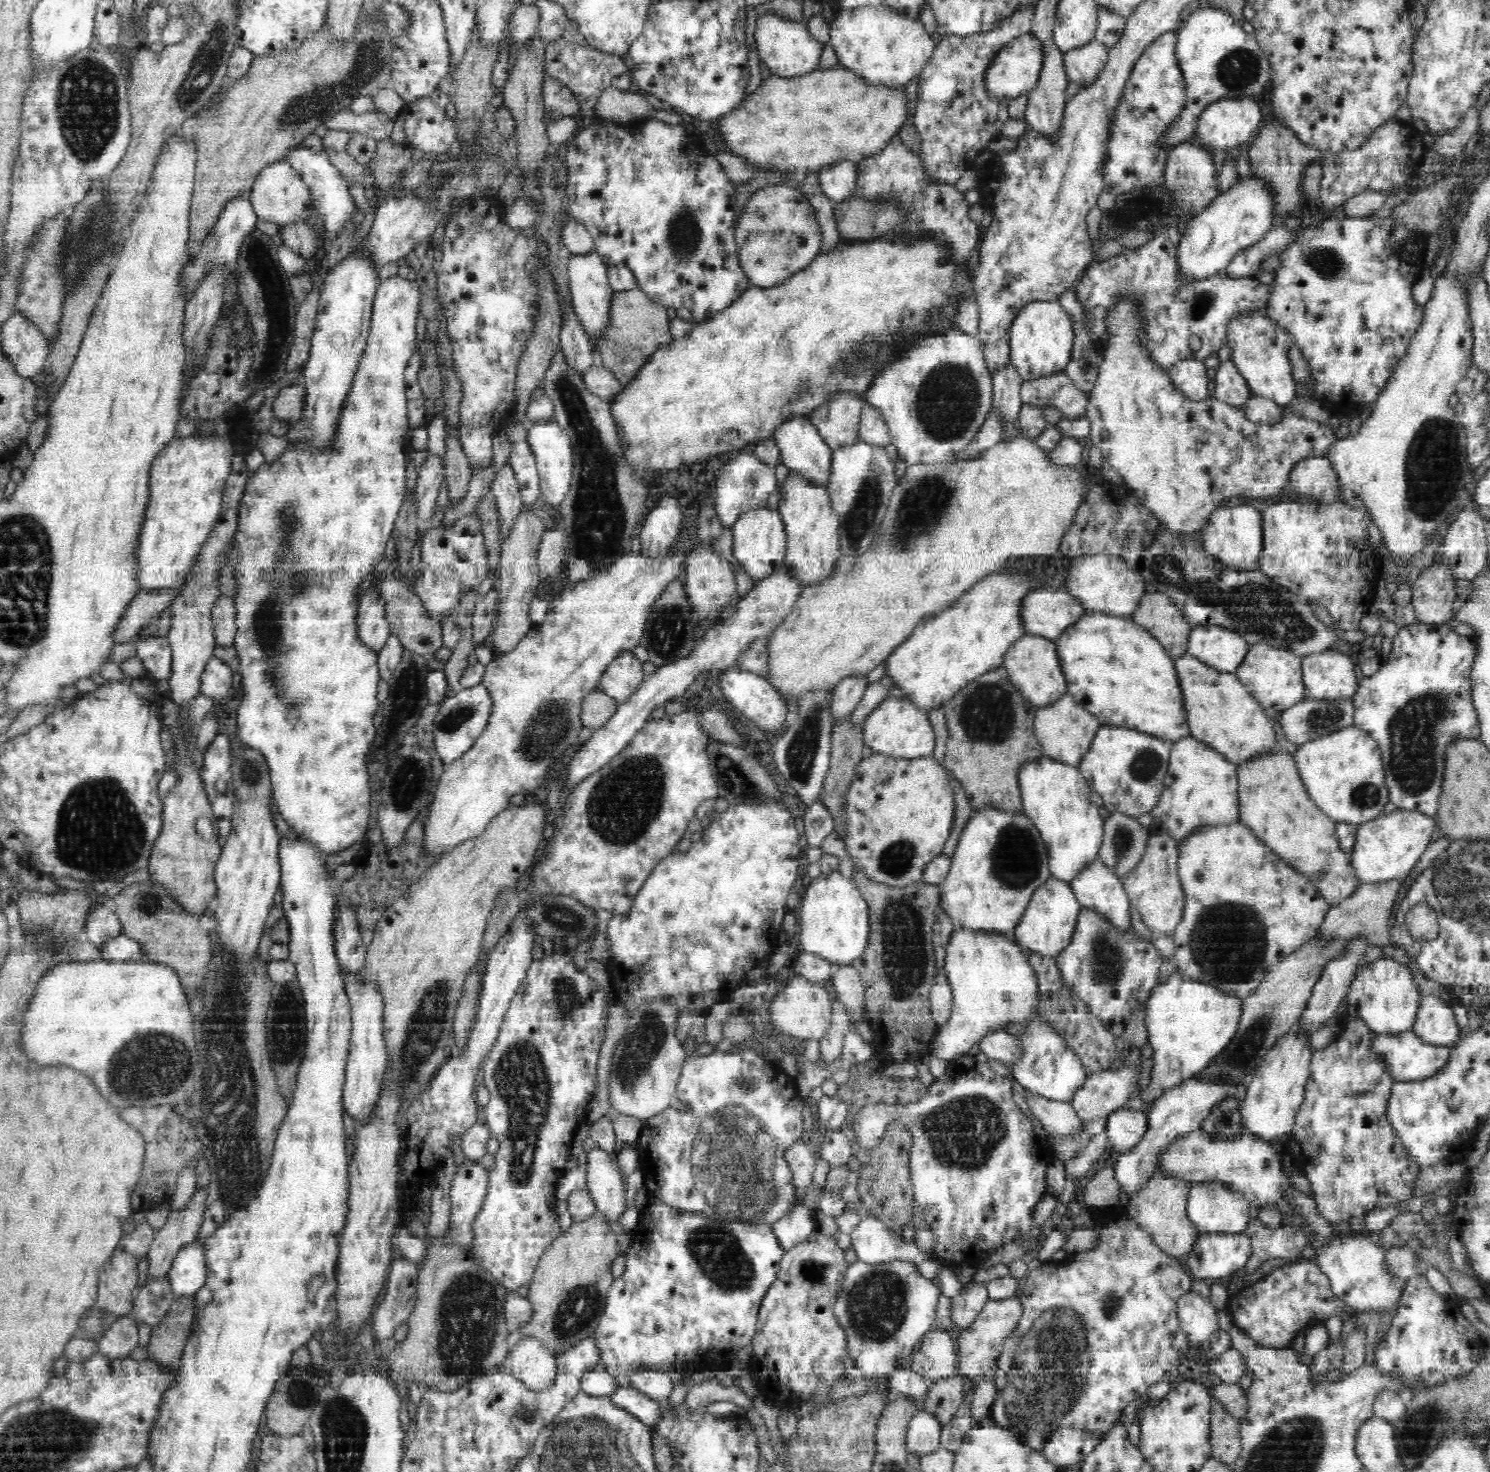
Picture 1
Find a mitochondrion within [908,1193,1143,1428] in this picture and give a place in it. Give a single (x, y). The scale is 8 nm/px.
(1112, 1303)

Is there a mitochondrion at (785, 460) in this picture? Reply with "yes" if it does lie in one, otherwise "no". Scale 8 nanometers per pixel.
no

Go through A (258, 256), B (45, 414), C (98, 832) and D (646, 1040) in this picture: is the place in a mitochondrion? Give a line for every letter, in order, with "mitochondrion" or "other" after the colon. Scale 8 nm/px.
A: mitochondrion
B: other
C: mitochondrion
D: mitochondrion

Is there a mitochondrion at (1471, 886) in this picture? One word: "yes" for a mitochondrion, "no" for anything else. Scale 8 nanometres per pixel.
yes

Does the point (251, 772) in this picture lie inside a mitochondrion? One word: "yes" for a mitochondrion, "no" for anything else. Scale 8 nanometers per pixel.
yes

